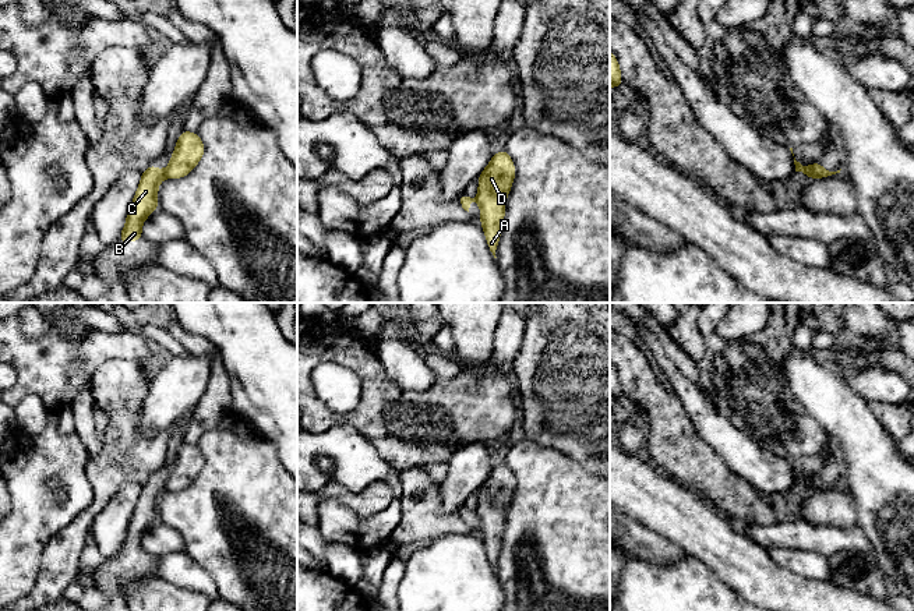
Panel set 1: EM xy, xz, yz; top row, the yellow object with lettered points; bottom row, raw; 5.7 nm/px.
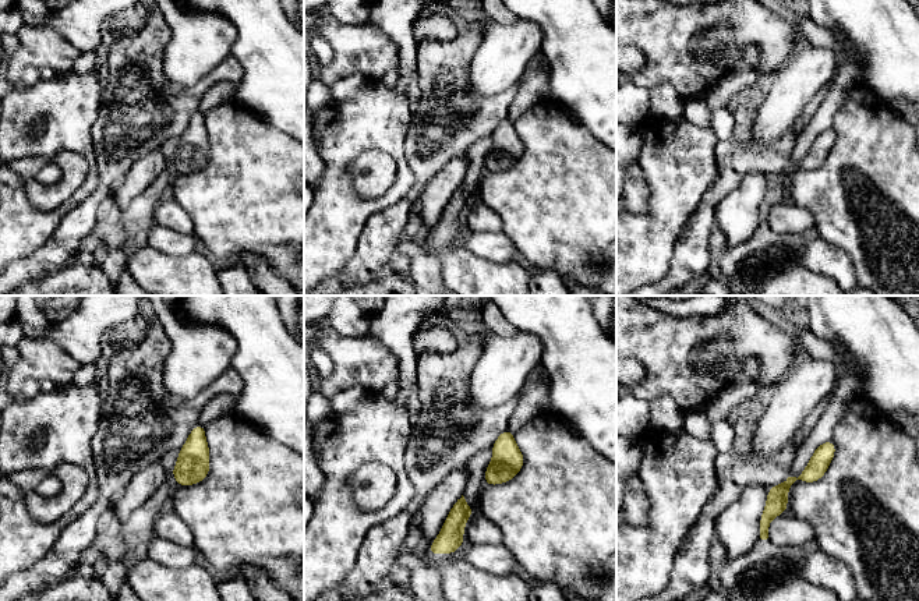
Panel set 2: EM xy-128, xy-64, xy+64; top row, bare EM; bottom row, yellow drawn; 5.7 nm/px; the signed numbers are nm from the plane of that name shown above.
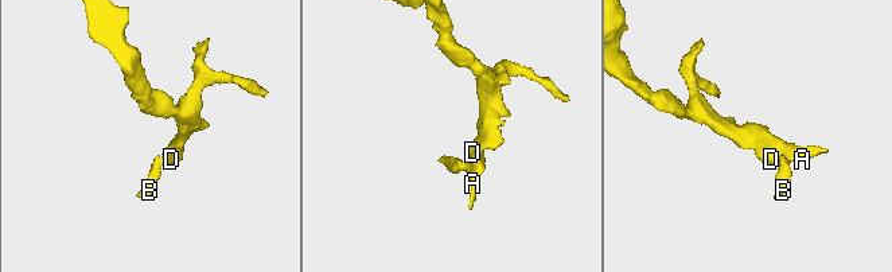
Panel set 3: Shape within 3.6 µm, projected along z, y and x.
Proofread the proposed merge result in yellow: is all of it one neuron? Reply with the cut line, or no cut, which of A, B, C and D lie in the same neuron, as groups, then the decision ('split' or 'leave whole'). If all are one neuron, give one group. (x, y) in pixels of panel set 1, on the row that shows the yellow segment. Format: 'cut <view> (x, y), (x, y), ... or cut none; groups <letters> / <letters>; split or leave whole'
cut xy (163, 170), (165, 176); groups A D / B C; split

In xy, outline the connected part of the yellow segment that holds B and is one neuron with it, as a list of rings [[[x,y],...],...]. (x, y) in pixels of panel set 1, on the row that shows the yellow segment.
[[[153,162],[141,174],[138,190],[128,209],[124,229],[119,237],[120,243],[137,241],[142,236],[142,222],[159,206],[158,186],[165,179],[165,170],[158,170]]]

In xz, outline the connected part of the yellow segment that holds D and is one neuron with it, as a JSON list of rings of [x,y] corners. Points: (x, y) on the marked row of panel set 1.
[[[507,149],[495,153],[487,167],[479,176],[480,223],[487,237],[487,246],[495,257],[500,241],[501,226],[505,215],[505,199],[515,177],[515,165]]]

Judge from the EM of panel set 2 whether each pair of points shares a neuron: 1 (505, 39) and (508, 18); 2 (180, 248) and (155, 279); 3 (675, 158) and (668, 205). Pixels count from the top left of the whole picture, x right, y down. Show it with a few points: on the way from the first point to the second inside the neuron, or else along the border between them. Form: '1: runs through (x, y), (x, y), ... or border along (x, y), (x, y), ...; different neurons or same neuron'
1: border along (485, 14), (505, 25), (511, 25), (518, 18); different neurons
2: border along (148, 244), (175, 255), (188, 255), (195, 251); different neurons
3: runs through (675, 169), (675, 194); same neuron

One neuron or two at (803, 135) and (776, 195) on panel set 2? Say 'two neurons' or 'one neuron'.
one neuron

